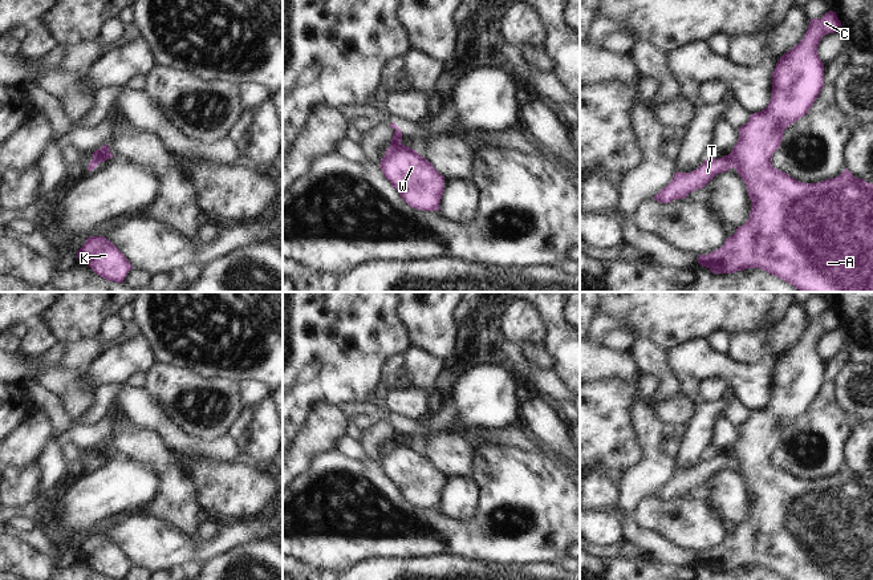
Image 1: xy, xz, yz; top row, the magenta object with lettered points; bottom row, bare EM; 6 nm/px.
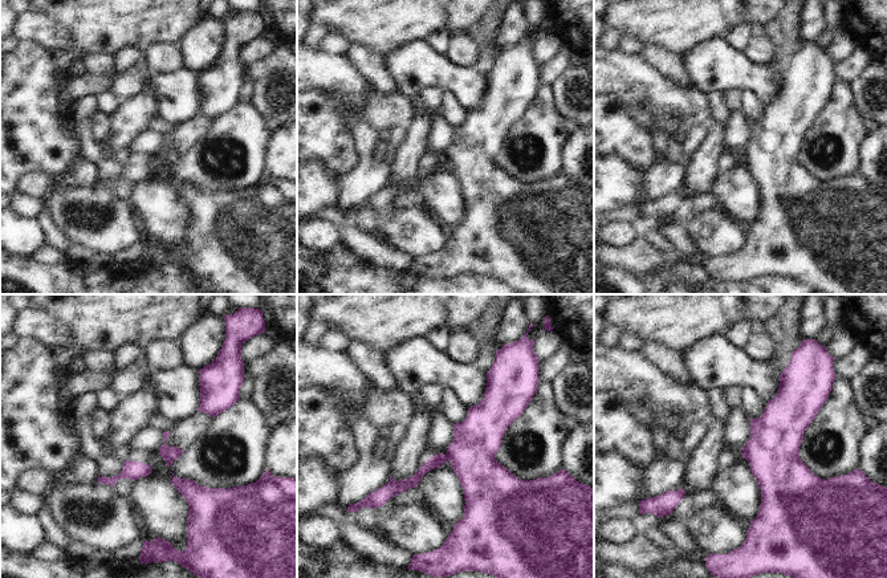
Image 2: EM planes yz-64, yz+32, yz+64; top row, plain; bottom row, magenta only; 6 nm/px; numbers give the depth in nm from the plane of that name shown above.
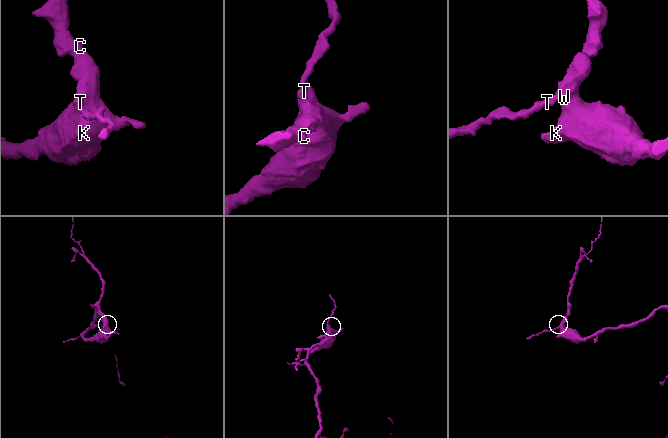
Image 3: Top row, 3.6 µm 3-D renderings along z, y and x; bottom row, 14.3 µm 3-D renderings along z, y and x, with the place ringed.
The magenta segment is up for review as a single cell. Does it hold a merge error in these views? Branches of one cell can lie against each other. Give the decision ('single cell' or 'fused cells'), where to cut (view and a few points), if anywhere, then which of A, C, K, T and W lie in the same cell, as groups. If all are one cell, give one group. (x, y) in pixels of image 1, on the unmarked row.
fused cells | yz (727, 453), (733, 463) | A C K W / T

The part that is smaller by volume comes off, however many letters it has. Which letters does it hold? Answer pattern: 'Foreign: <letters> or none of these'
Foreign: T

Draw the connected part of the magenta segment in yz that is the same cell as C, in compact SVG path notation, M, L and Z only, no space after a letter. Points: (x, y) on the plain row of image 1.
M833 308L821 316L811 316L804 336L777 357L768 403L751 411L748 419L738 426L739 435L728 454L746 480L751 508L748 518L720 545L699 552L698 560L712 571L759 565L787 580L873 580L873 480L854 475L848 466L836 475L804 480L775 466L771 459L772 451L781 442L784 427L808 410L824 385L824 361L817 344L825 332L839 329L840 324L841 319Z

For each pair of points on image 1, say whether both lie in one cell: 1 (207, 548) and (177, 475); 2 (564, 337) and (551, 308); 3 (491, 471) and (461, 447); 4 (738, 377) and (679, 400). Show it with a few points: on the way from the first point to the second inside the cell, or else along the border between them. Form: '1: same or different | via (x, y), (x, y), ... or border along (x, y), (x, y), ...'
1: different | border along (167, 522), (181, 532), (195, 536)
2: same | via (557, 331), (552, 315)
3: different | border along (476, 447), (472, 455), (472, 474), (470, 477)
4: different | border along (679, 389), (695, 402)

